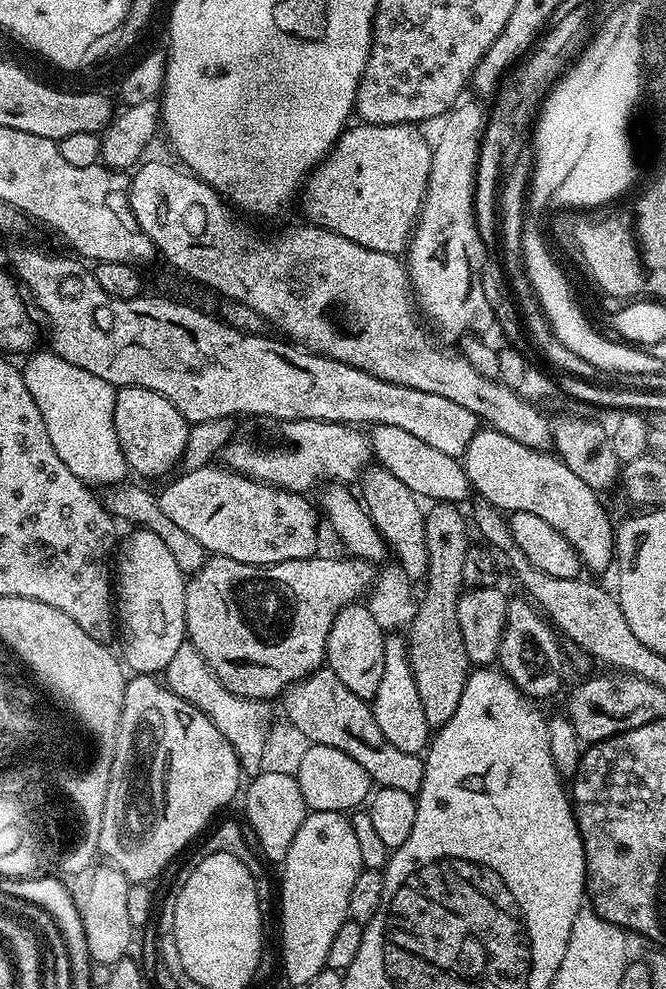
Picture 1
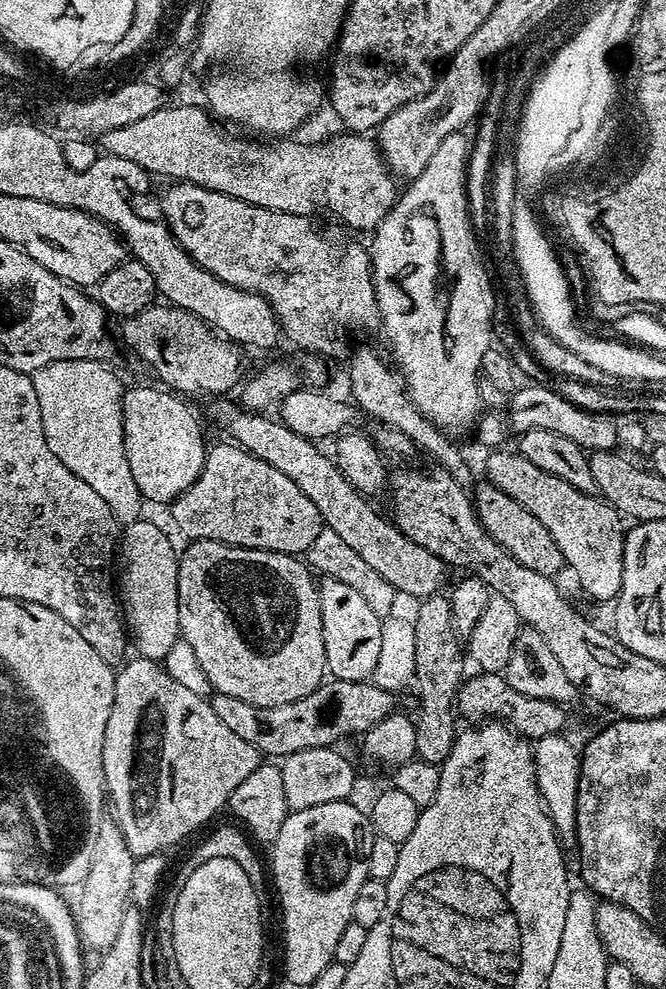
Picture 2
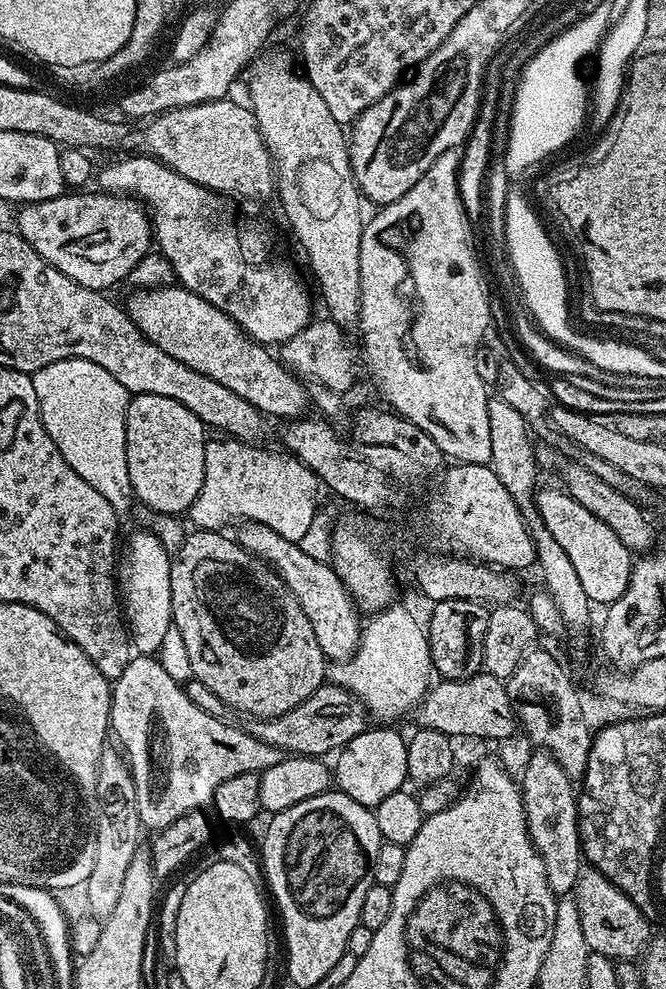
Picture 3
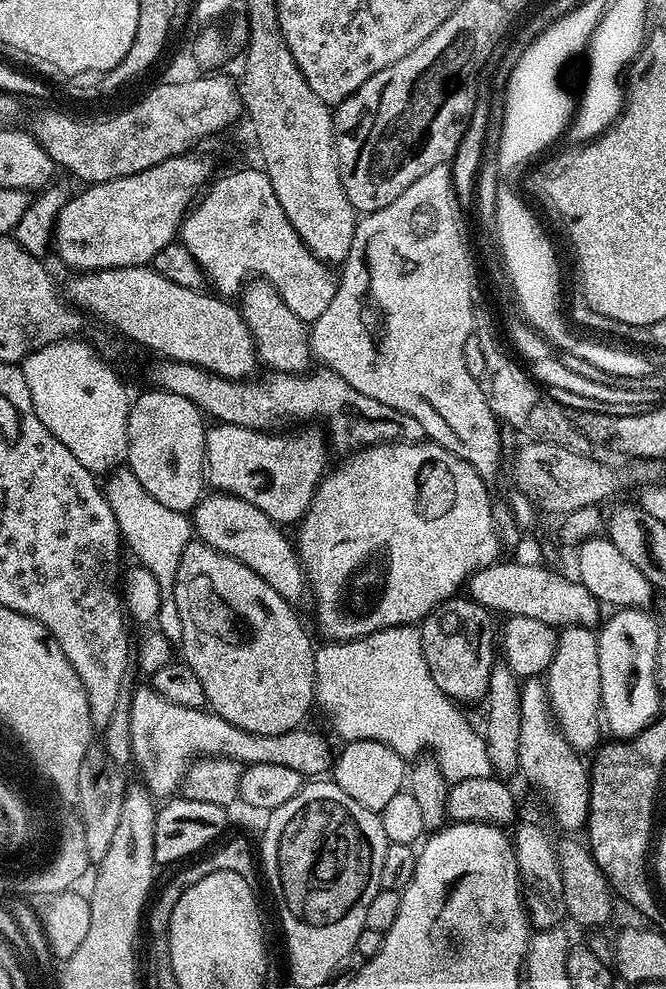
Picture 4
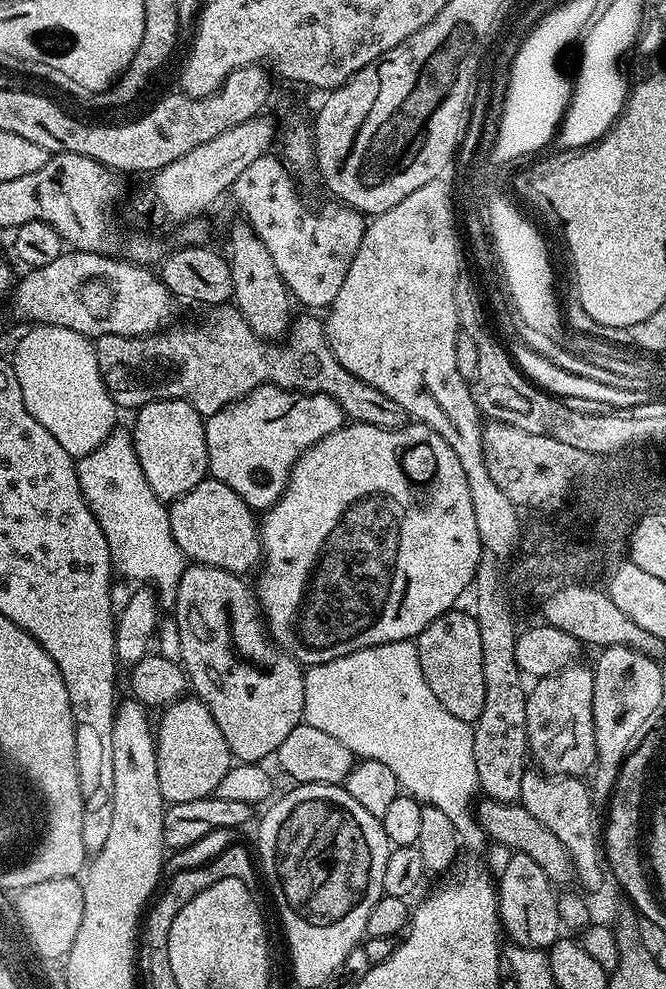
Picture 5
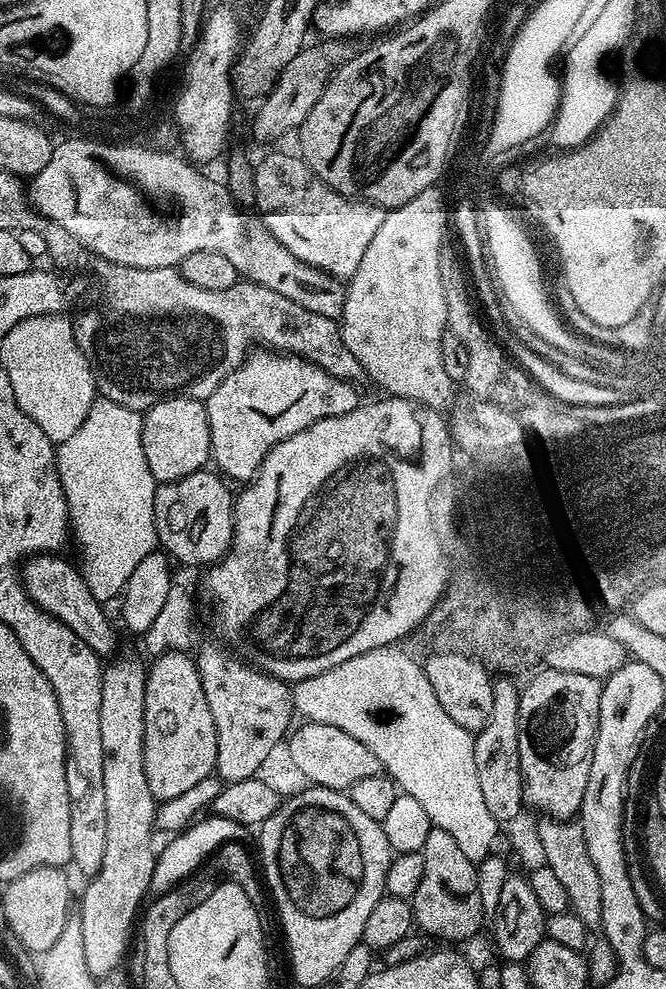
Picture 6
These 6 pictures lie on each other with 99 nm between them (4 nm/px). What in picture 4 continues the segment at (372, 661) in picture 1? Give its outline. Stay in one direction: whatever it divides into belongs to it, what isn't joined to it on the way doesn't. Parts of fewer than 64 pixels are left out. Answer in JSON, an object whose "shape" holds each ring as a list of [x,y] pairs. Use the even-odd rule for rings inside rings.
{"shape":[[[209,491],[201,496],[196,507],[190,513],[195,535],[203,542],[214,546],[222,554],[230,554],[230,558],[238,558],[258,578],[274,586],[282,598],[292,605],[299,605],[303,596],[309,595],[308,578],[304,575],[304,565],[300,563],[300,554],[296,551],[293,541],[283,536],[281,525],[272,520],[258,506],[246,502],[242,498],[230,495],[229,492]]]}

